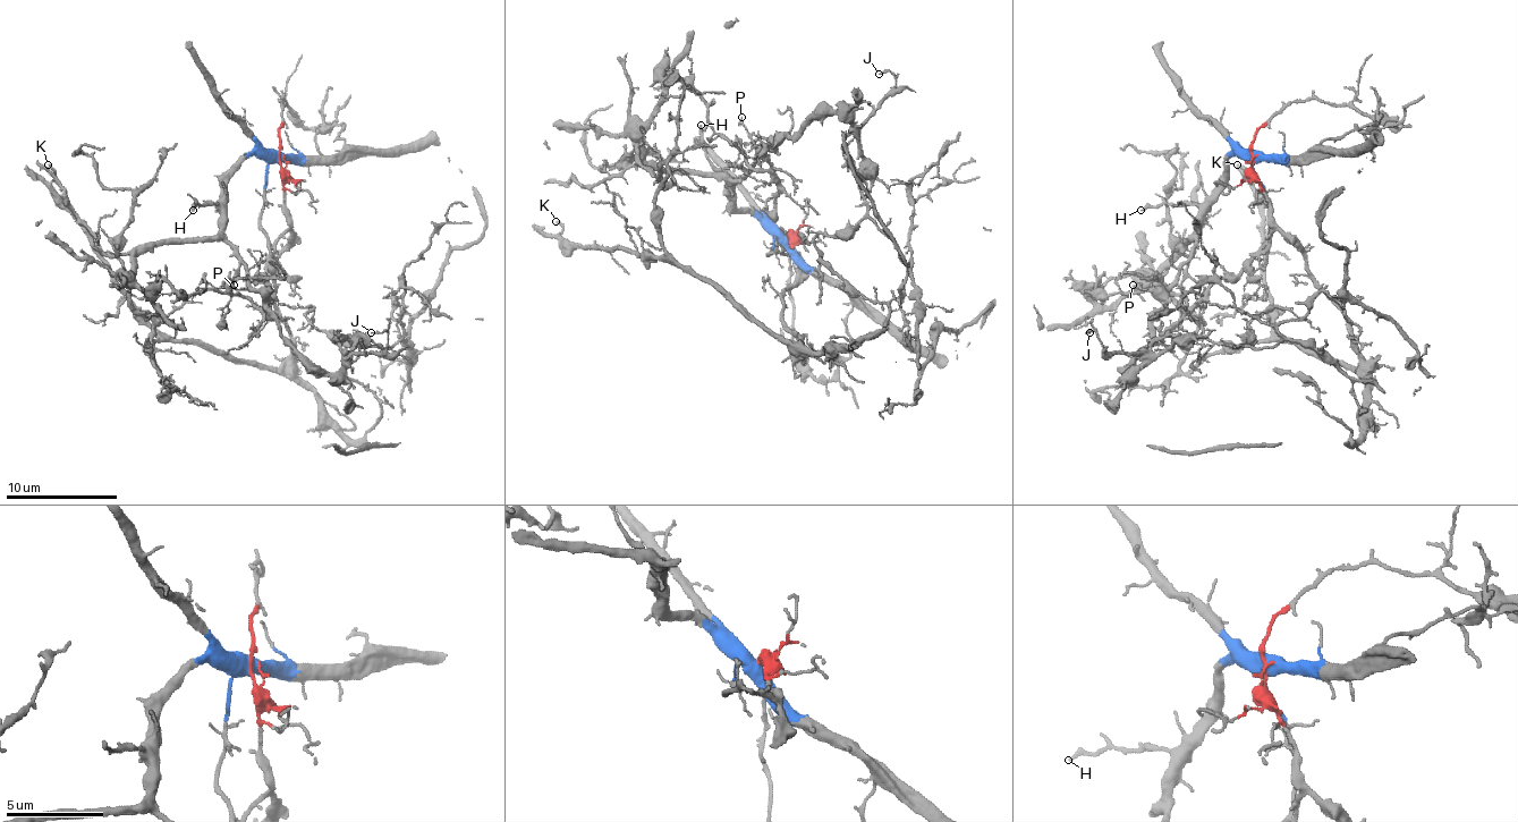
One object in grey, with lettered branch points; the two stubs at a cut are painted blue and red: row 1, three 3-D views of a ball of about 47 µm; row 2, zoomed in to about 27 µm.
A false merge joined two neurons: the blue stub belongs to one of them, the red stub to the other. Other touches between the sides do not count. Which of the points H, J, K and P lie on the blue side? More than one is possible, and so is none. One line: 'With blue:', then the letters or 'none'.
With blue: H, J, P

